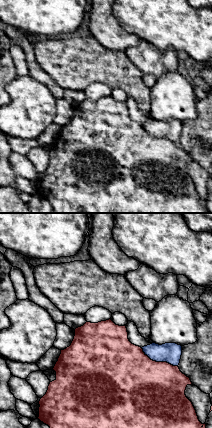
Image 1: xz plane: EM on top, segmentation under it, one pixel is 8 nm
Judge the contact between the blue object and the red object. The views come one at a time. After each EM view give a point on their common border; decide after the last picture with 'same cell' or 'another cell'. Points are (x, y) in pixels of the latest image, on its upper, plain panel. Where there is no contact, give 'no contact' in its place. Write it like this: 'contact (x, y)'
contact (159, 137)

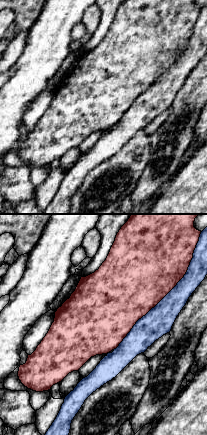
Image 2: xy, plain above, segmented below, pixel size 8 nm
contact (169, 68)

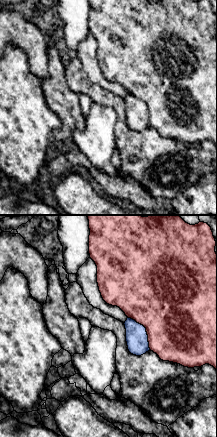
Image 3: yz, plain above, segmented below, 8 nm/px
contact (145, 106)

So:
same cell

